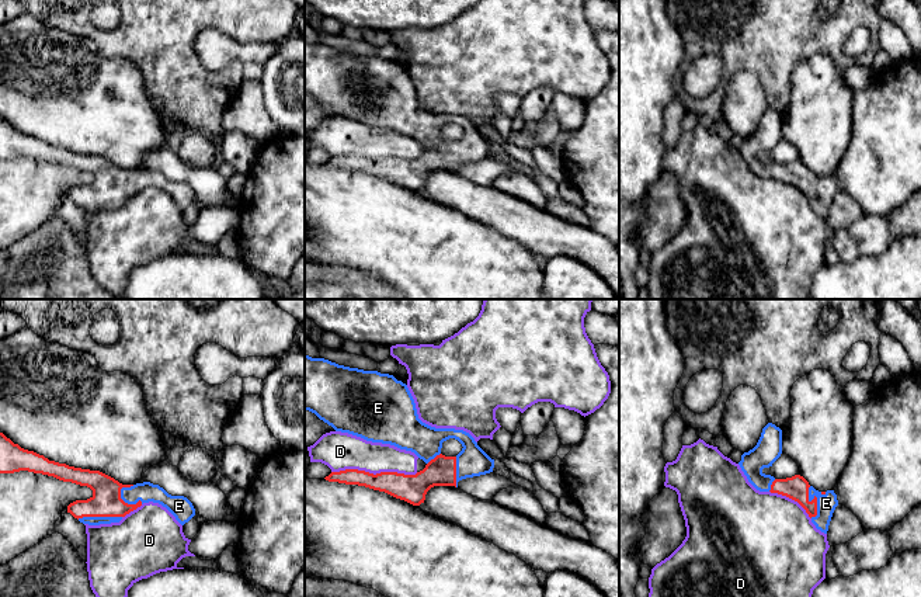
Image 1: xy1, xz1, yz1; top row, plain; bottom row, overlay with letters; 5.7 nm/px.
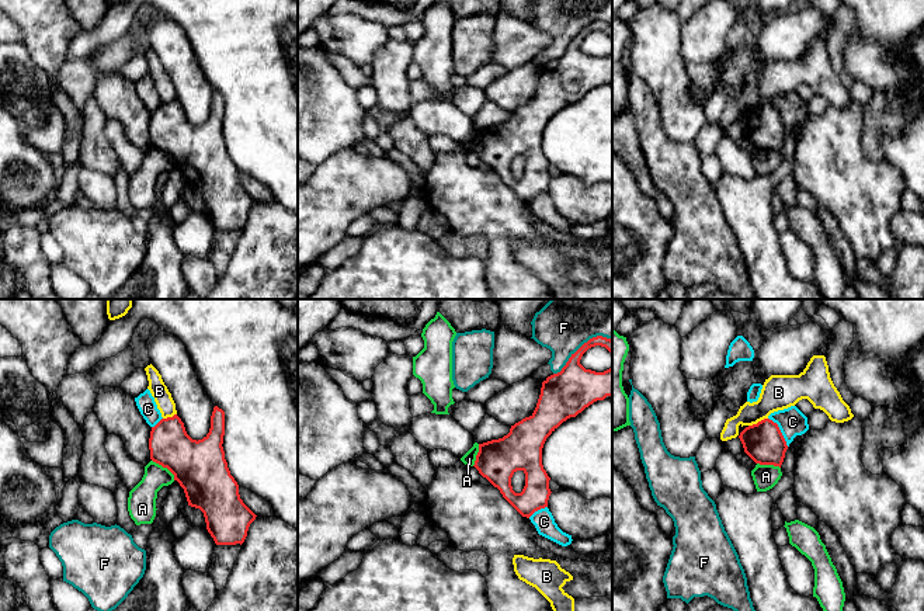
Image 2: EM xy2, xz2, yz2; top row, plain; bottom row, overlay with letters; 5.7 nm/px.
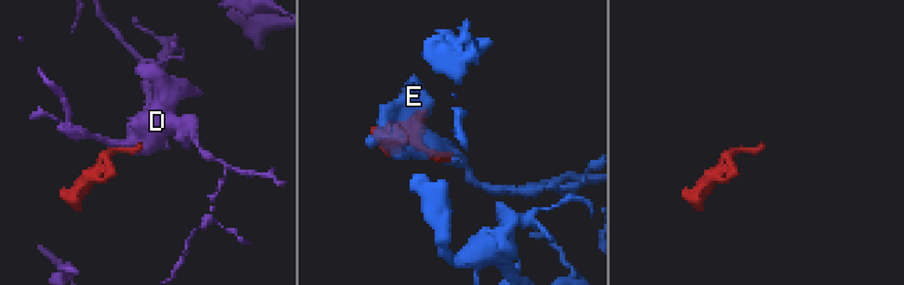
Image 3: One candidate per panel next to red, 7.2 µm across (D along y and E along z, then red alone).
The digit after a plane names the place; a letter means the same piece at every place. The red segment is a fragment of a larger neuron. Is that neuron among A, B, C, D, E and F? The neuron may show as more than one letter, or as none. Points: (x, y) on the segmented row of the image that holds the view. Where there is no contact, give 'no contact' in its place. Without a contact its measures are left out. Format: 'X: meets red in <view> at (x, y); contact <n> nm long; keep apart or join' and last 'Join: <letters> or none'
A: meets red in xy2 at (164, 467); contact 180 nm long; keep apart
B: meets red in yz2 at (758, 422); contact 120 nm long; keep apart
C: meets red in yz2 at (780, 431); contact 200 nm long; keep apart
D: meets red in xz1 at (376, 474); contact 500 nm long; keep apart
E: meets red in yz1 at (816, 499); contact 190 nm long; join
F: meets red in xz2 at (580, 347); contact 400 nm long; keep apart
Join: E

